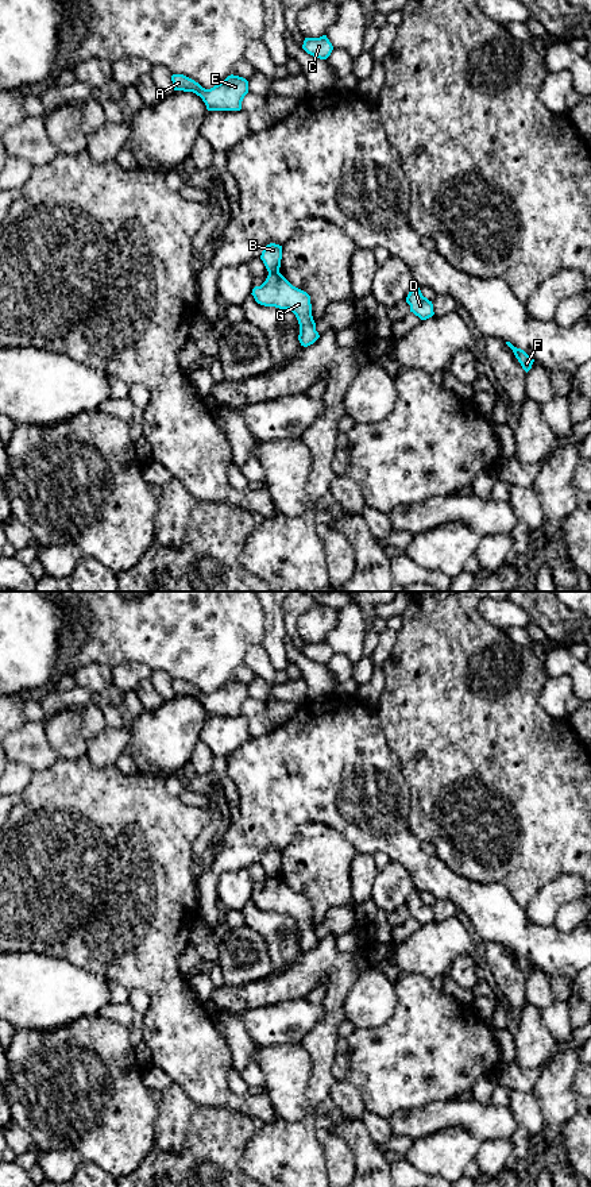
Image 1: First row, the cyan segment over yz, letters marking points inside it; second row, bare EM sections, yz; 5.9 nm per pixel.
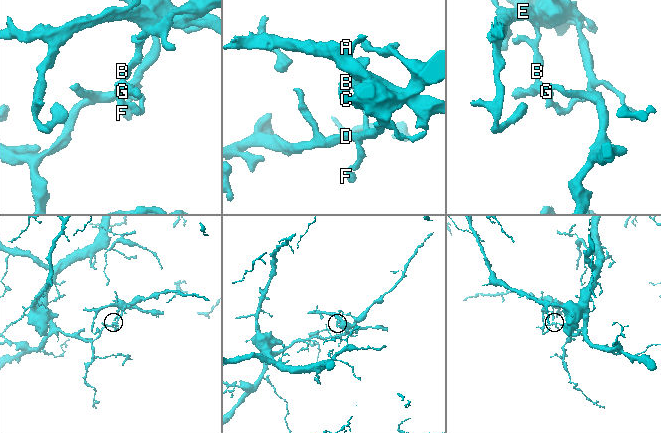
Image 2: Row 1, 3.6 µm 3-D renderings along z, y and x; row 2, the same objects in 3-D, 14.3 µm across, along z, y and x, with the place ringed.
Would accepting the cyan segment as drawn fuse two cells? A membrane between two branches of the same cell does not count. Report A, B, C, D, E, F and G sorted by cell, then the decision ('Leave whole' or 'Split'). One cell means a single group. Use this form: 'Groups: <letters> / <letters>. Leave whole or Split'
Groups: A B E / C D F G. Split

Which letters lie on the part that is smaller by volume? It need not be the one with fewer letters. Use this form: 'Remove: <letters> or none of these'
Remove: A, B, E

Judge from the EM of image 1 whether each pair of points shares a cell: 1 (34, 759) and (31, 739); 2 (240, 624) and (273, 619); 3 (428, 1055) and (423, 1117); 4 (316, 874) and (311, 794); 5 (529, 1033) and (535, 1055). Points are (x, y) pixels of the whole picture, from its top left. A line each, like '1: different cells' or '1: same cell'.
1: same cell
2: different cells
3: different cells
4: different cells
5: same cell

